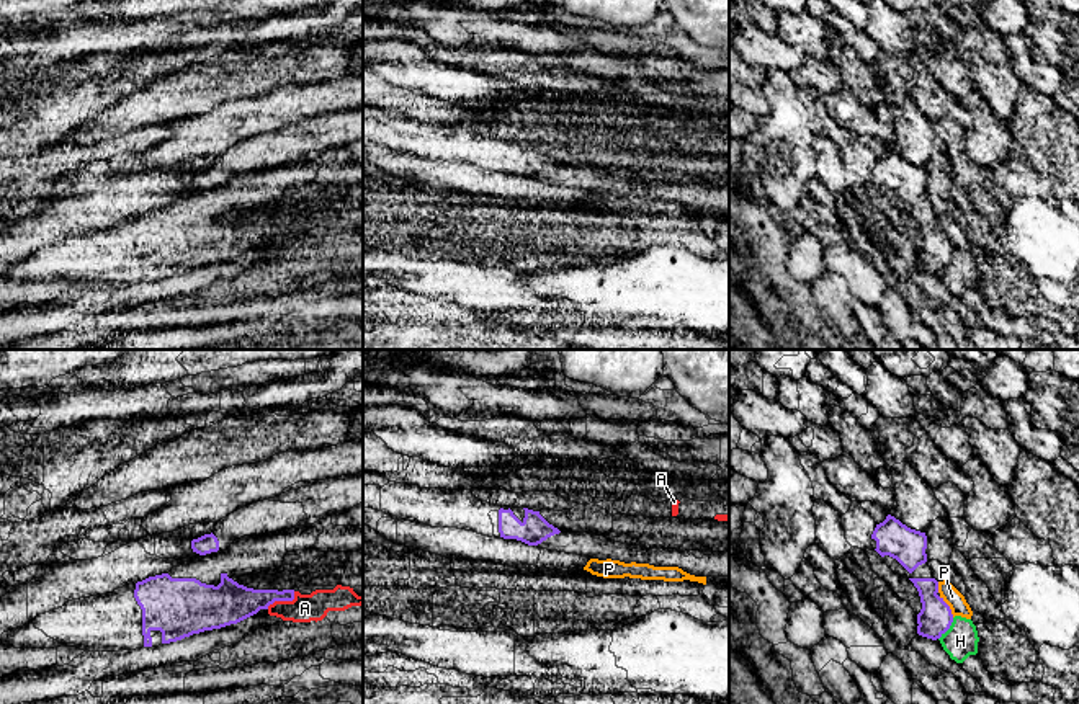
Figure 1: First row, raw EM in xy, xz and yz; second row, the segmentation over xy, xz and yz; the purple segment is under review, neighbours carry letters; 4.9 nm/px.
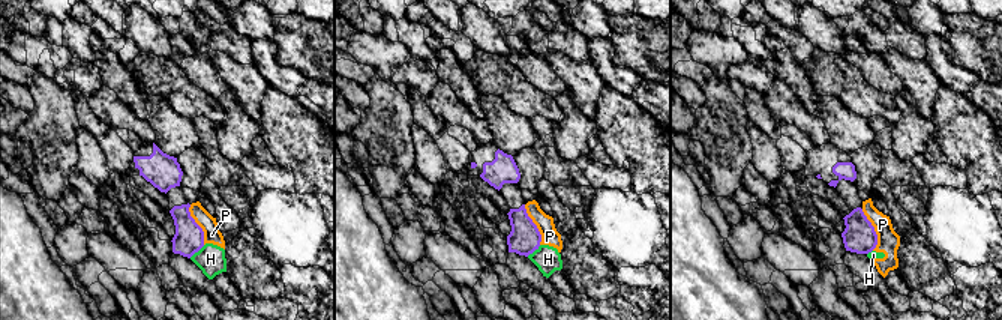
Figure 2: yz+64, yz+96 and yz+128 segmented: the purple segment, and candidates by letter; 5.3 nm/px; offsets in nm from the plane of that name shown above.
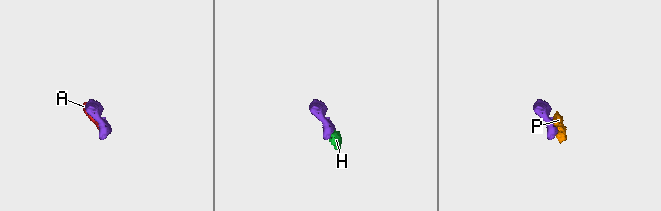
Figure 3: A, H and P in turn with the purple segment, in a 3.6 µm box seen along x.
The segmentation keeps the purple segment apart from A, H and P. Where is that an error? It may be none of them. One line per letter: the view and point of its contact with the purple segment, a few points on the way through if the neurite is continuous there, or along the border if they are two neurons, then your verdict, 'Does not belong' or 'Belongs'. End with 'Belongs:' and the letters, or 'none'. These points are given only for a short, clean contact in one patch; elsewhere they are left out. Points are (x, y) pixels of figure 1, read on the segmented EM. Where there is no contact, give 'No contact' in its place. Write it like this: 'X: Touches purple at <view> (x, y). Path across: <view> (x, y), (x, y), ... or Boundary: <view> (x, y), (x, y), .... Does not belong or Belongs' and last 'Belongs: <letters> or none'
A: Touches purple at xy (283, 600). Boundary: xy (295, 592), (291, 600), (275, 600), (267, 608). Does not belong
H: Touches purple at yz (949, 628). Boundary: yz (953, 618), (949, 629), (939, 639). Does not belong
P: Touches purple at yz (949, 606). Does not belong
Belongs: none

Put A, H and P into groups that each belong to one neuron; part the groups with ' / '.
A / H P

